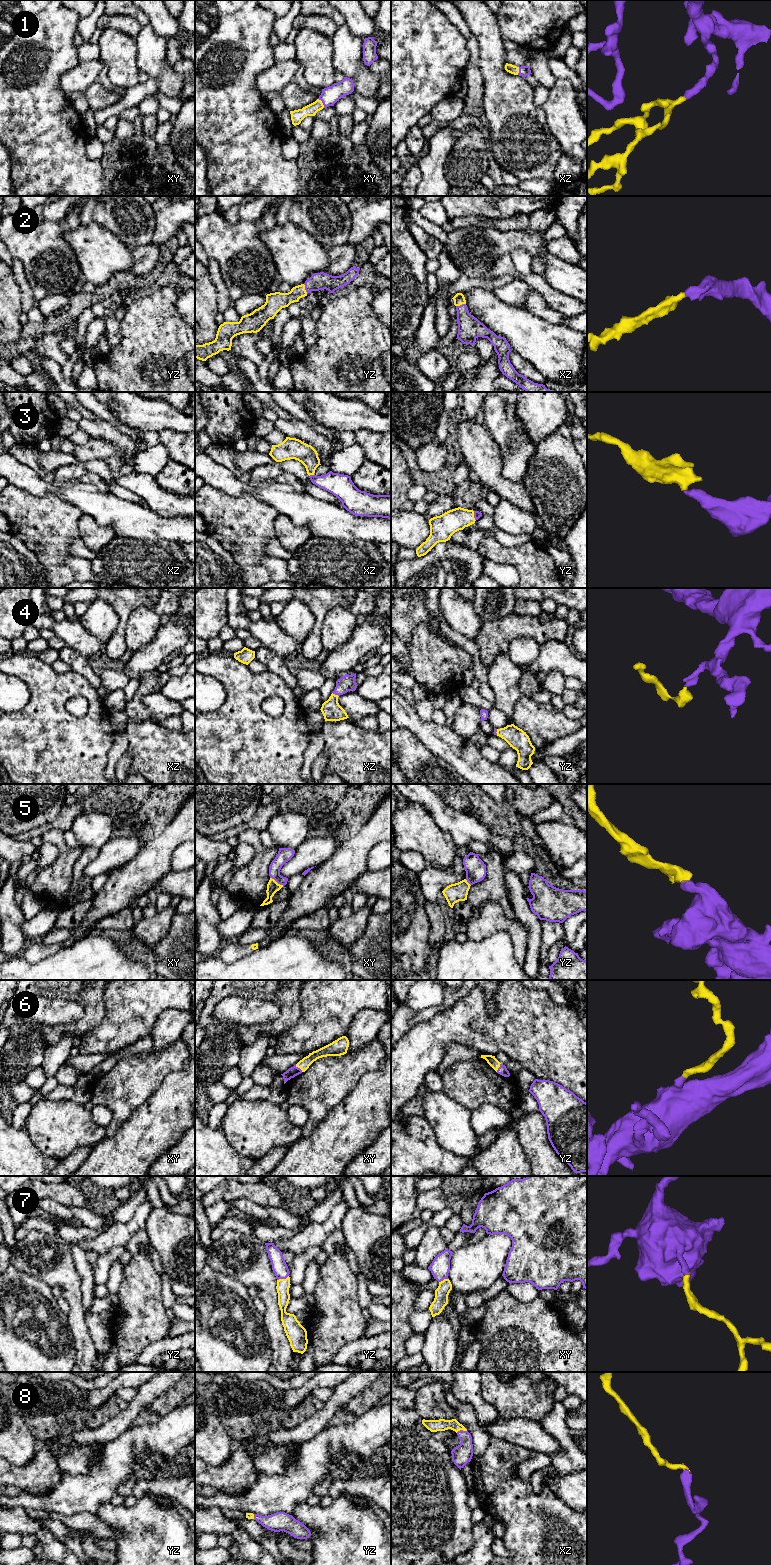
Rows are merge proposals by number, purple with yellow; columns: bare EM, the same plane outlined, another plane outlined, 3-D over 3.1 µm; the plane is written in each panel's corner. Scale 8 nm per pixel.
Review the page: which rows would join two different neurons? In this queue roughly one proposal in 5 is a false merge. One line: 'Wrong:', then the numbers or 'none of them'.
Wrong: none of them

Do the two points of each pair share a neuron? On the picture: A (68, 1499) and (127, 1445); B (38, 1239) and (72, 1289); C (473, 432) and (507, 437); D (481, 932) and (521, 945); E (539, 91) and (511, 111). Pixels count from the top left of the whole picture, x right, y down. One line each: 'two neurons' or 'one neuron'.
A: one neuron
B: one neuron
C: two neurons
D: one neuron
E: two neurons

